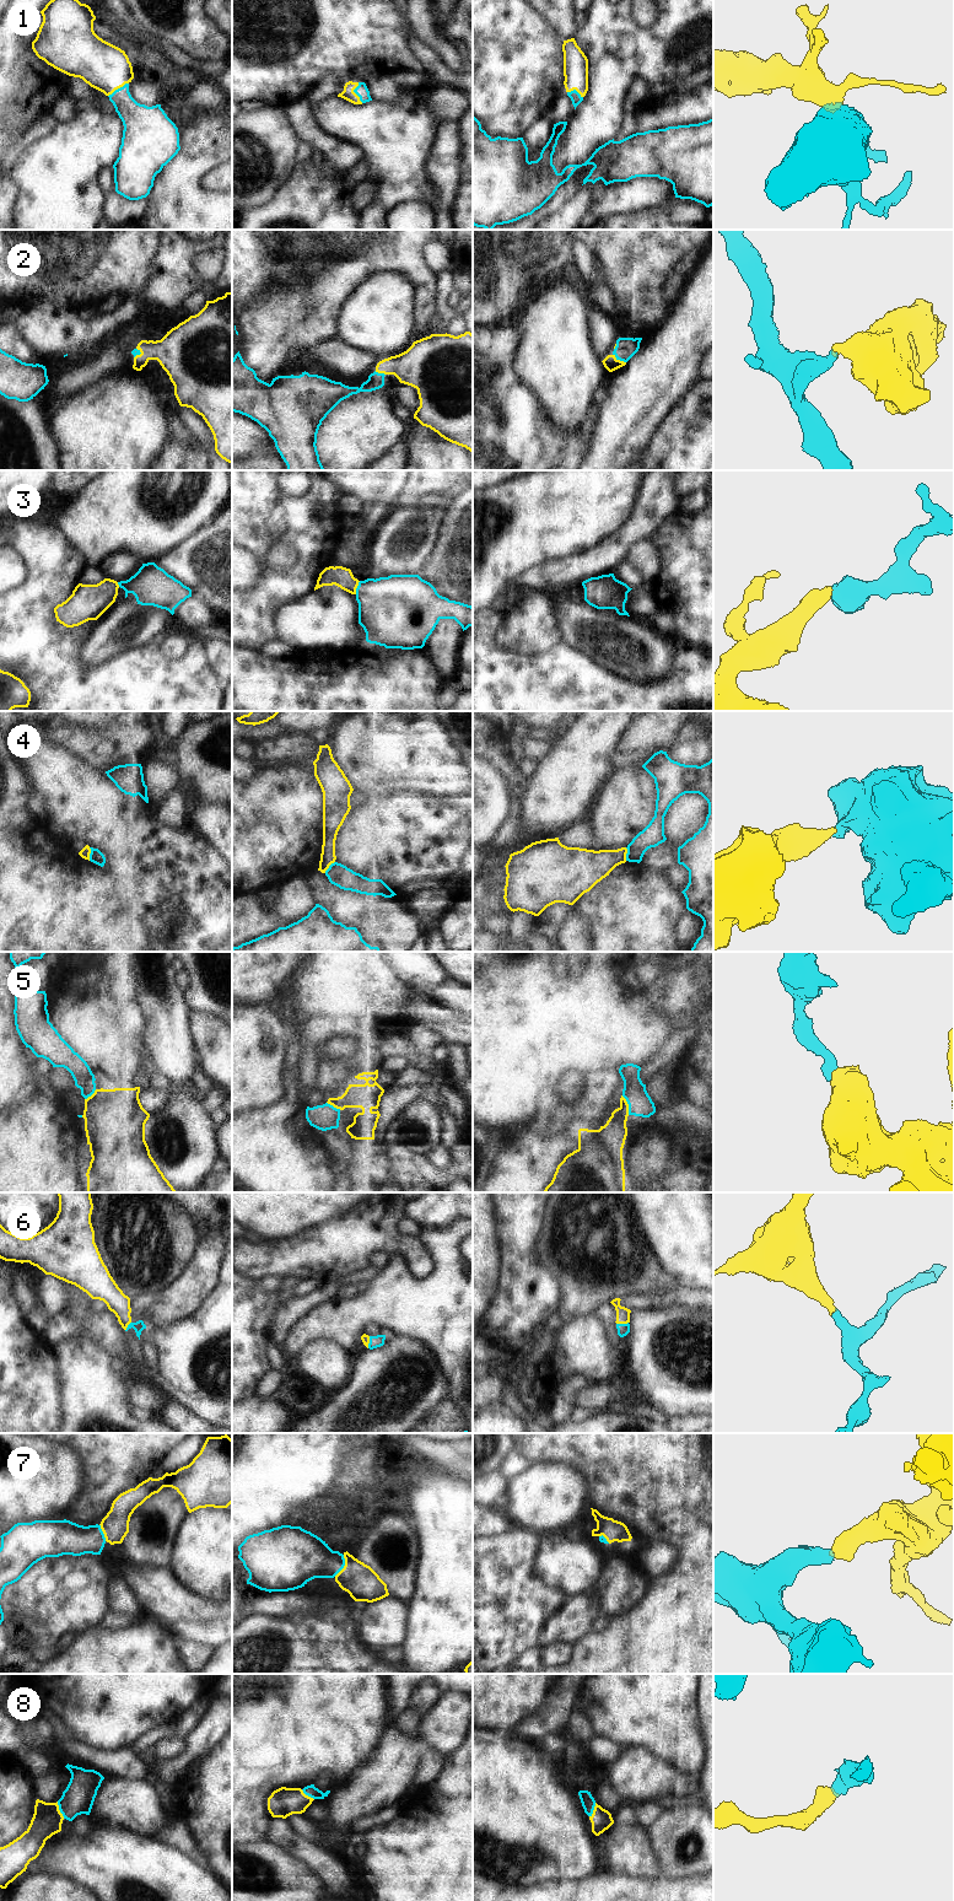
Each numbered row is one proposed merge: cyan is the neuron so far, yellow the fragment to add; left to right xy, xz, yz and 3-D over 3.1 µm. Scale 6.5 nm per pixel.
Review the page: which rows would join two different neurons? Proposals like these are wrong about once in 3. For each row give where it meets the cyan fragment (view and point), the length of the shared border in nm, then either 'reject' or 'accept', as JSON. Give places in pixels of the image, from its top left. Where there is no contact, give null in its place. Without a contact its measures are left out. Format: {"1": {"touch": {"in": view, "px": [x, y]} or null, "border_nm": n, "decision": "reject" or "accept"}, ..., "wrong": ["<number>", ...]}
{"1": {"touch": {"in": "xy", "px": [118, 89]}, "border_nm": 160, "decision": "accept"}, "2": {"touch": {"in": "yz", "px": [619, 359]}, "border_nm": 110, "decision": "accept"}, "3": {"touch": {"in": "xz", "px": [357, 587]}, "border_nm": 90, "decision": "accept"}, "4": {"touch": {"in": "xy", "px": [90, 854]}, "border_nm": 90, "decision": "reject"}, "5": {"touch": {"in": "yz", "px": [629, 1105]}, "border_nm": 140, "decision": "accept"}, "6": {"touch": {"in": "yz", "px": [621, 1324]}, "border_nm": 80, "decision": "accept"}, "7": {"touch": {"in": "xz", "px": [344, 1565]}, "border_nm": 160, "decision": "accept"}, "8": {"touch": {"in": "xy", "px": [59, 1809]}, "border_nm": 120, "decision": "accept"}, "wrong": ["4"]}

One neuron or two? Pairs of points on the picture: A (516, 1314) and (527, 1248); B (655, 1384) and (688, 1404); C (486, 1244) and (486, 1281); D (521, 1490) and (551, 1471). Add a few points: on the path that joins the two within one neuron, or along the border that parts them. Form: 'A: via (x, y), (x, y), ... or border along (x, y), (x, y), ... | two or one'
A: via (521, 1298), (521, 1264) | one
B: via (663, 1384), (668, 1384), (679, 1395) | one
C: via (486, 1253), (486, 1272) | one
D: via (528, 1490), (533, 1490), (544, 1479) | one

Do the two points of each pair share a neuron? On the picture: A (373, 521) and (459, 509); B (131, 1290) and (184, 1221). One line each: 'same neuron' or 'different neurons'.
A: different neurons
B: same neuron

